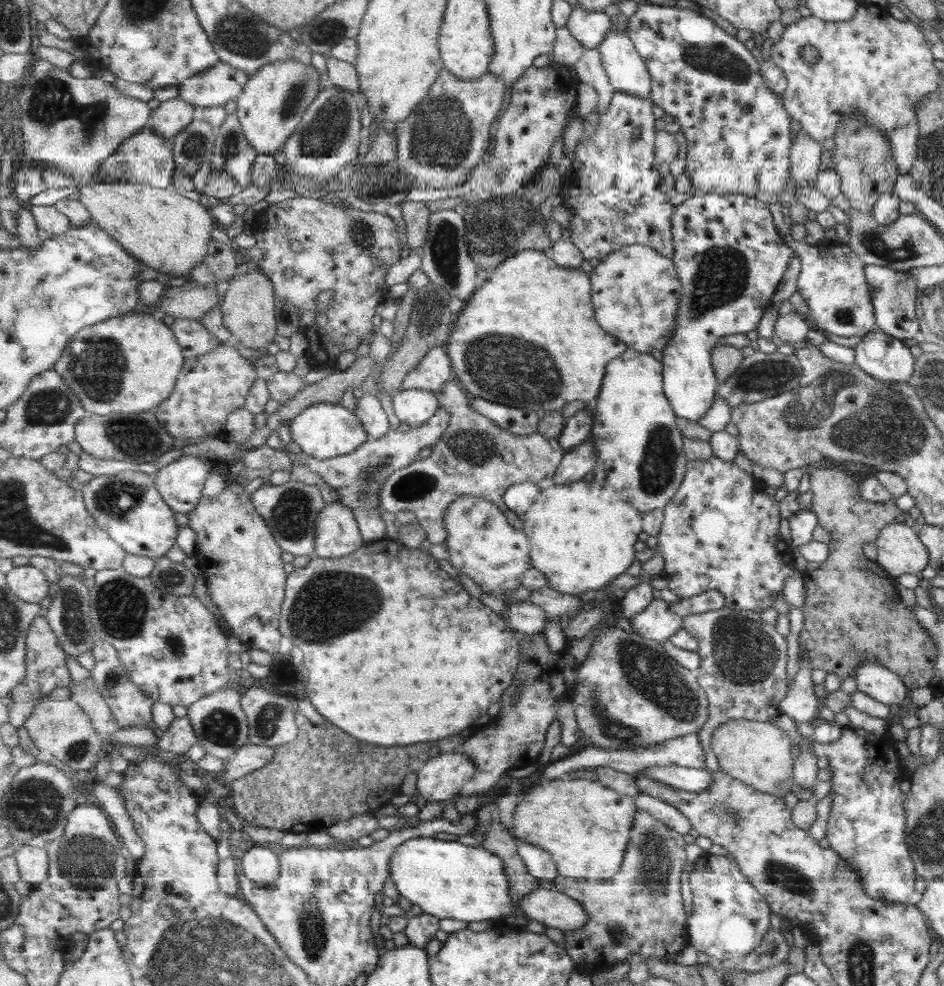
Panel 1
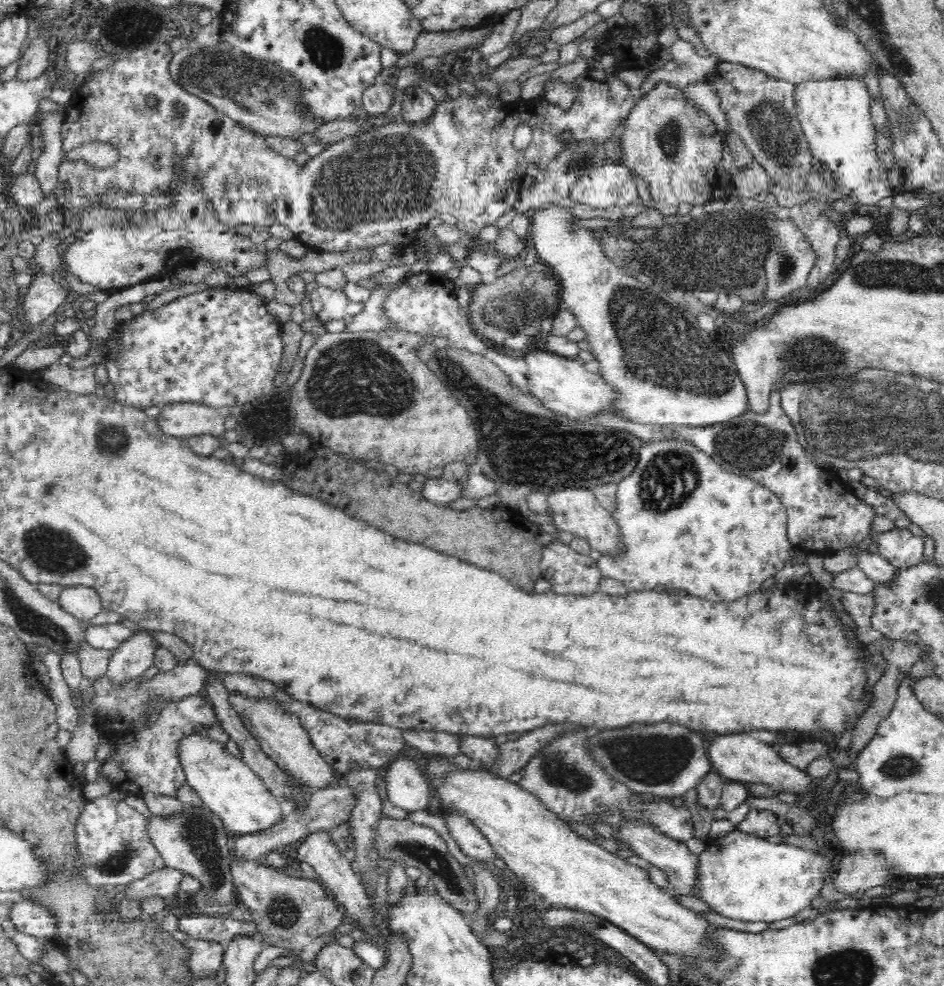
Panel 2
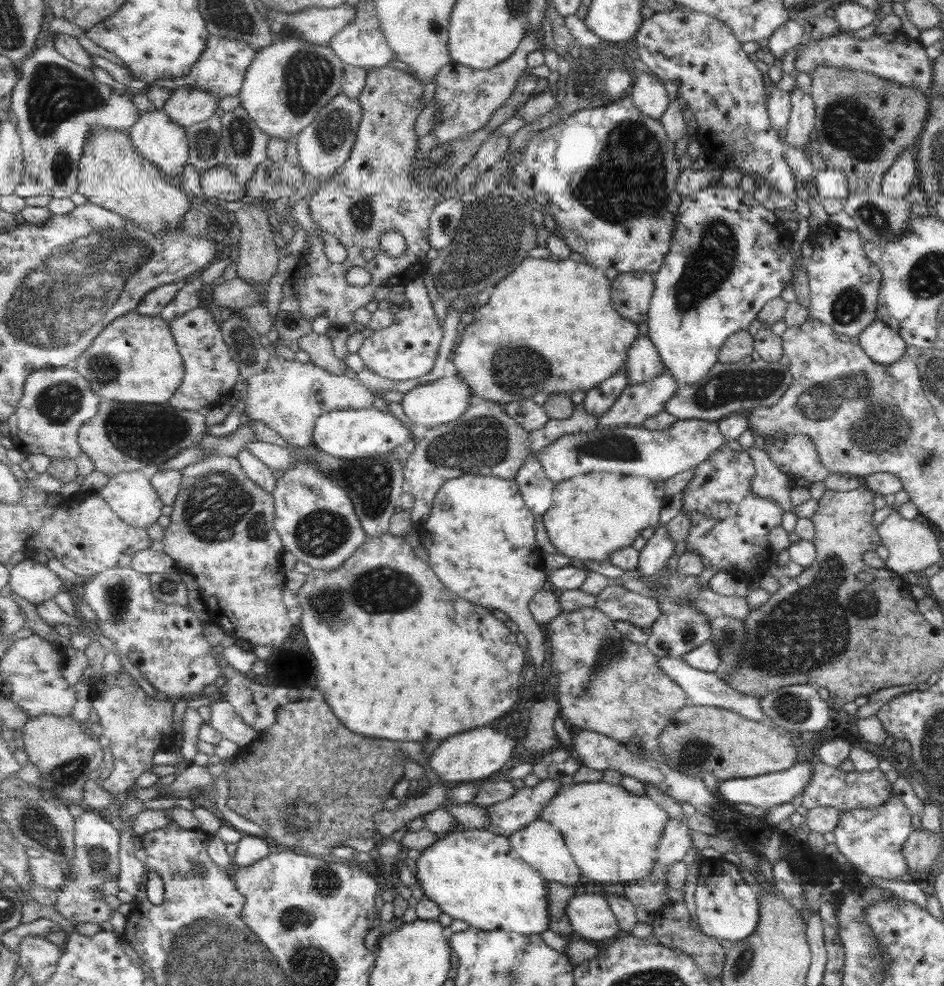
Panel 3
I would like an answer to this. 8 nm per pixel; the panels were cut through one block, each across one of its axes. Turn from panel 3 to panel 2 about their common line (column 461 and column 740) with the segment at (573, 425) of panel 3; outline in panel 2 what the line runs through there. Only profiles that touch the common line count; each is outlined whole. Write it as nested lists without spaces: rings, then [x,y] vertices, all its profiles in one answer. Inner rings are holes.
[[[776,382],[770,394],[770,408],[764,414],[749,410],[728,423],[690,427],[666,424],[638,424],[617,412],[592,416],[588,424],[610,426],[630,432],[644,442],[688,440],[692,446],[714,458],[720,467],[735,476],[747,477],[768,488],[784,505],[787,514],[787,537],[803,553],[832,554],[862,542],[872,532],[876,509],[856,497],[849,483],[843,483],[833,467],[818,466],[799,443],[795,425],[781,403],[783,382]]]

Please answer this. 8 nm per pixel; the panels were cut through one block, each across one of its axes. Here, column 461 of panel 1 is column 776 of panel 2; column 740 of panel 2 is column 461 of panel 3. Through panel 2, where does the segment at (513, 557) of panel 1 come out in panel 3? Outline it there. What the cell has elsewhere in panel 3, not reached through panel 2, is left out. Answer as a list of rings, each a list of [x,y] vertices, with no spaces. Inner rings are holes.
[[[461,476],[447,481],[433,501],[432,514],[429,519],[417,526],[421,537],[421,545],[429,550],[431,558],[428,563],[433,564],[437,576],[449,584],[449,588],[473,602],[488,609],[498,609],[508,615],[508,618],[518,625],[519,631],[527,642],[527,655],[532,663],[537,682],[546,675],[546,670],[541,666],[543,656],[549,649],[549,638],[543,626],[533,616],[529,604],[537,592],[548,587],[549,577],[545,576],[543,565],[543,550],[536,541],[537,532],[535,524],[539,519],[525,503],[521,495],[517,480],[505,480],[497,476]]]

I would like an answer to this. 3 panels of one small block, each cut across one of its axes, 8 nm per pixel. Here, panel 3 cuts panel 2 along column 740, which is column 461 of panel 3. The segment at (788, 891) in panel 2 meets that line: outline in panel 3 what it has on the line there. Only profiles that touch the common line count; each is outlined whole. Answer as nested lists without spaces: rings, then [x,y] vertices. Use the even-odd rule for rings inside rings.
[[[485,829],[453,831],[424,848],[416,861],[416,880],[424,894],[434,900],[452,918],[463,920],[470,927],[488,931],[539,934],[550,929],[548,880],[536,868],[518,856],[510,837]]]

